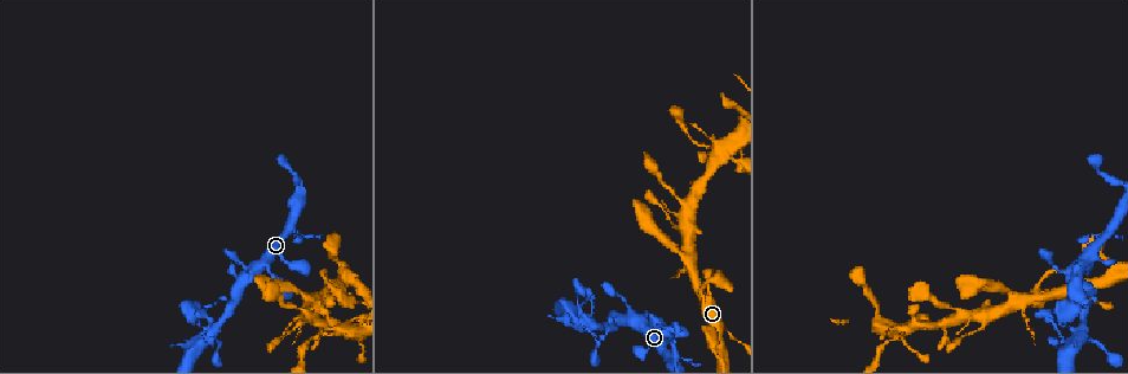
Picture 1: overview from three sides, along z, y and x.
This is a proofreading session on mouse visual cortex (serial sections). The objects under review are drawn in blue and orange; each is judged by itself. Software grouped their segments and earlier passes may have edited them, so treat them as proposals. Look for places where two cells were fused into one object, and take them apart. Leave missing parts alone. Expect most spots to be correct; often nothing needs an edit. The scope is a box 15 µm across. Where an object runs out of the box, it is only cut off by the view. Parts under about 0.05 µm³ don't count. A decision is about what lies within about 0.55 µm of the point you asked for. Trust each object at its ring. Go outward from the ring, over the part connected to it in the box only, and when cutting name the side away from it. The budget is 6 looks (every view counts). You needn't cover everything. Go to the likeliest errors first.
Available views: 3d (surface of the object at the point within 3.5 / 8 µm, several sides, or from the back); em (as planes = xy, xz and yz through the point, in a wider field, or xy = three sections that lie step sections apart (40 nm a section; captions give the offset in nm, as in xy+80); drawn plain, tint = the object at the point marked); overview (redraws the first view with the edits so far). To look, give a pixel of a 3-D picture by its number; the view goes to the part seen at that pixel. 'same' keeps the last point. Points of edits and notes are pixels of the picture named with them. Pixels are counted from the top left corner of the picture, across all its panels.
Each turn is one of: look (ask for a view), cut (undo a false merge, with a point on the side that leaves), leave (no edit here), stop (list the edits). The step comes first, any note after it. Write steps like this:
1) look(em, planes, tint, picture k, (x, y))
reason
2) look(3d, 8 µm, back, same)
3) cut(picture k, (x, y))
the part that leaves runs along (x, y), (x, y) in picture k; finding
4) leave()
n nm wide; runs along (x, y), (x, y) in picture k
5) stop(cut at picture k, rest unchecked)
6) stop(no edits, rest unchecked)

look(3d, 8 µm, picture 1, (612, 327))
sharp bend

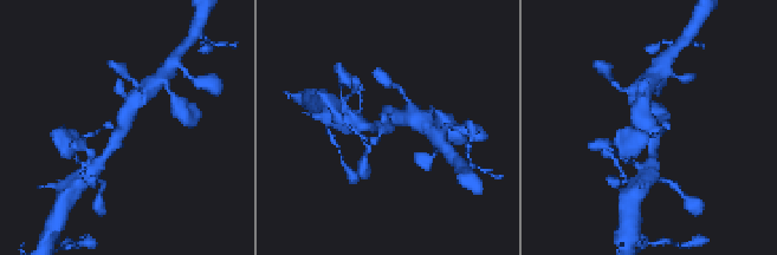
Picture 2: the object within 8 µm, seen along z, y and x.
look(em, xy, step 2, tint, picture 2, (119, 135))

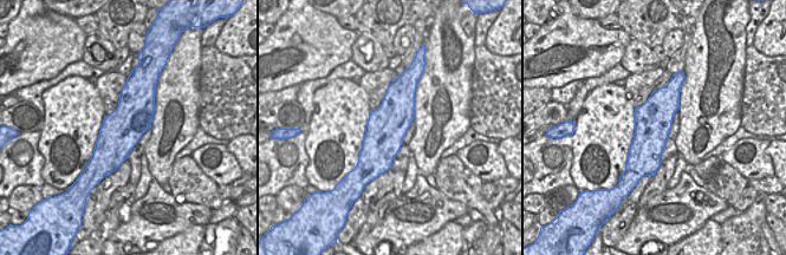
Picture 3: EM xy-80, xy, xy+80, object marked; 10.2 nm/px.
leave()
400 nm wide; runs along (402, 80), (397, 111), (369, 176) in picture 3; all the same cell

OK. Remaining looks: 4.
look(3d, 8 µm, picture 1, (910, 329))
four or more arms meet

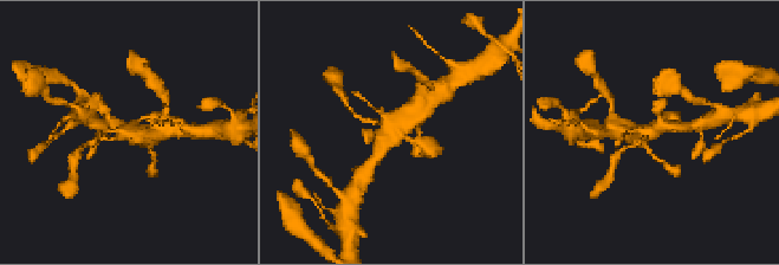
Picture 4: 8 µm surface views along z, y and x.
look(em, xy, step 1, tint, picture 4, (656, 130))

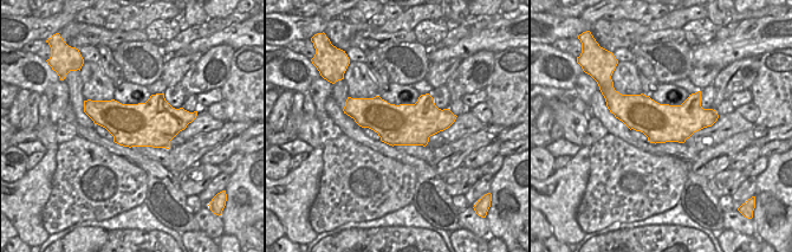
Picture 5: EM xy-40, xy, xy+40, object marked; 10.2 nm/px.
leave()
runs along (614, 108), (647, 116), (713, 116) in picture 5; all the same cell

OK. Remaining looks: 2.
look(3d, 3.5 µm, picture 1, (330, 294))
thin neck

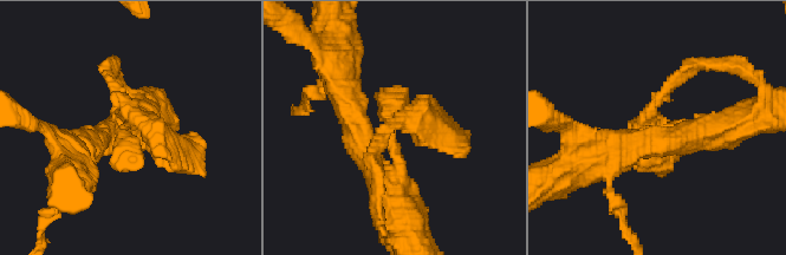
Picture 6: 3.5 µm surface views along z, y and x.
look(em, planes, tint, picture 6, (126, 132))

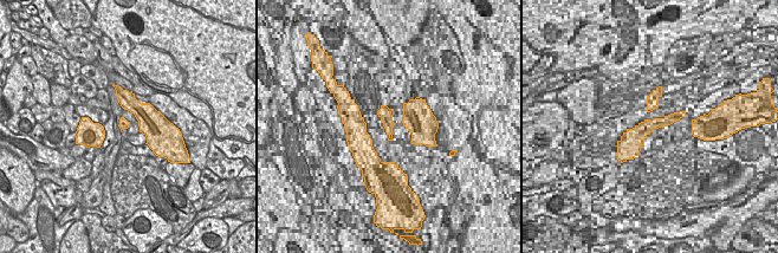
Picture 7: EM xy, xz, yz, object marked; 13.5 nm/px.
leave()
runs along (392, 195), (389, 125), (443, 132) in picture 6; one cell here

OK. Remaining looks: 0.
stop(no edits, rest unchecked)

